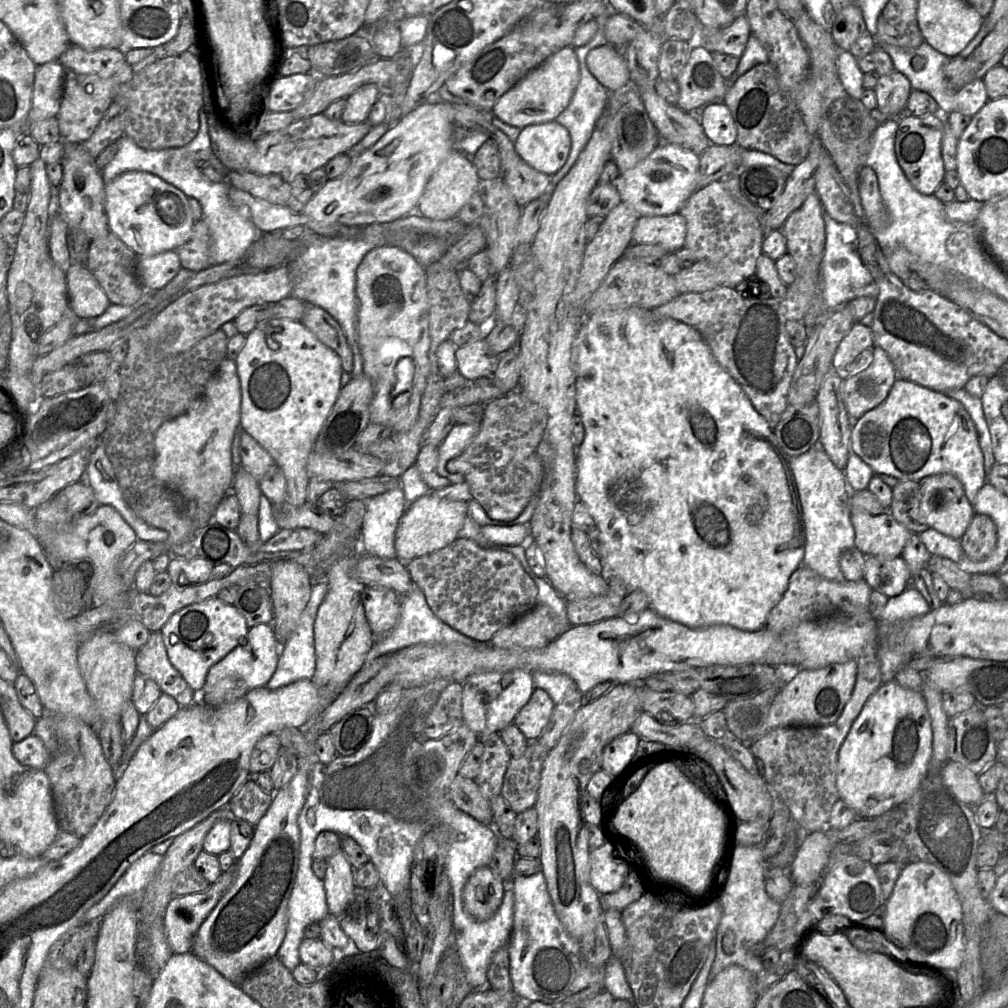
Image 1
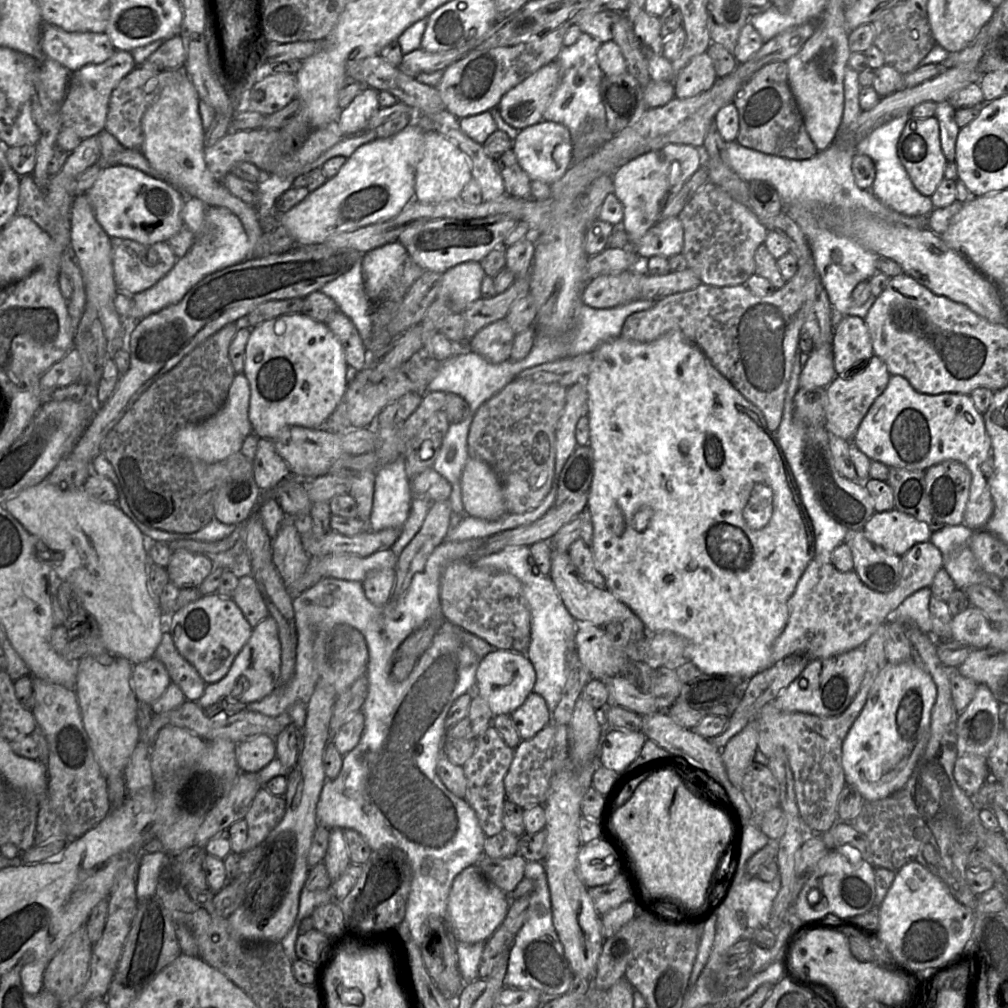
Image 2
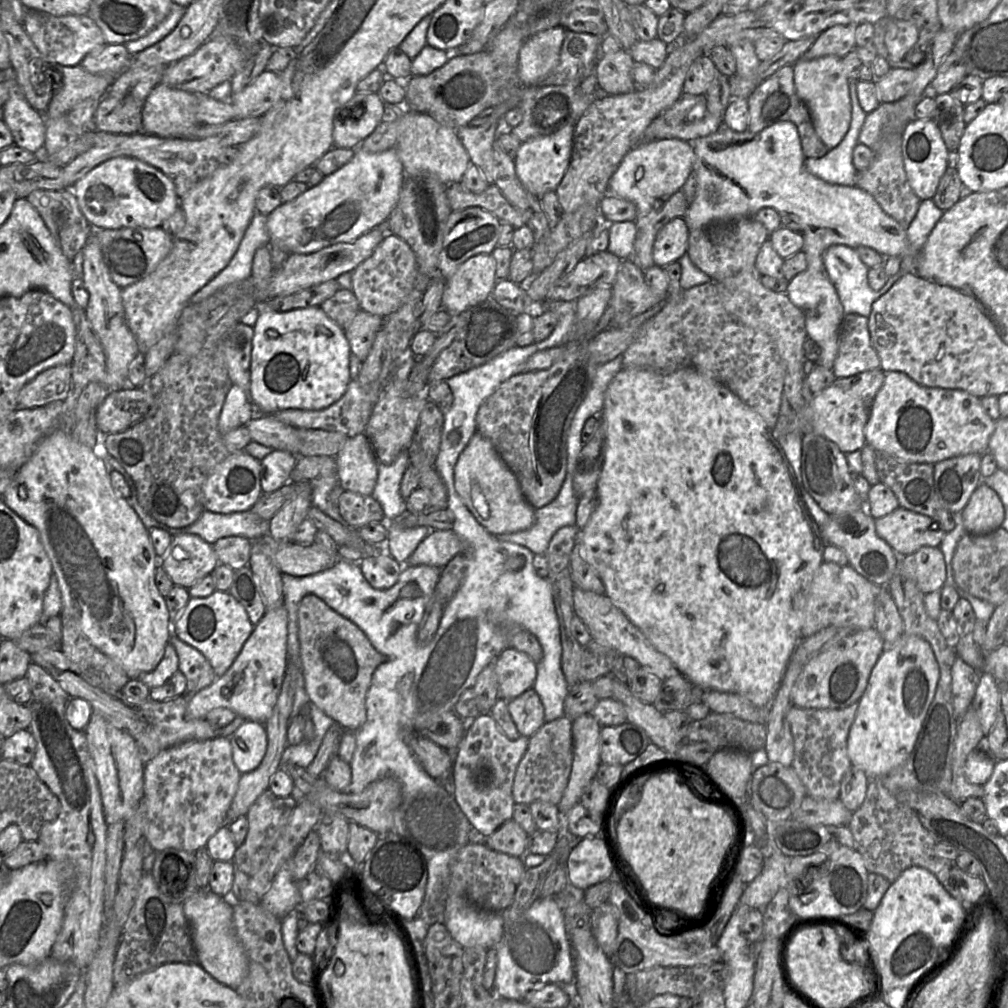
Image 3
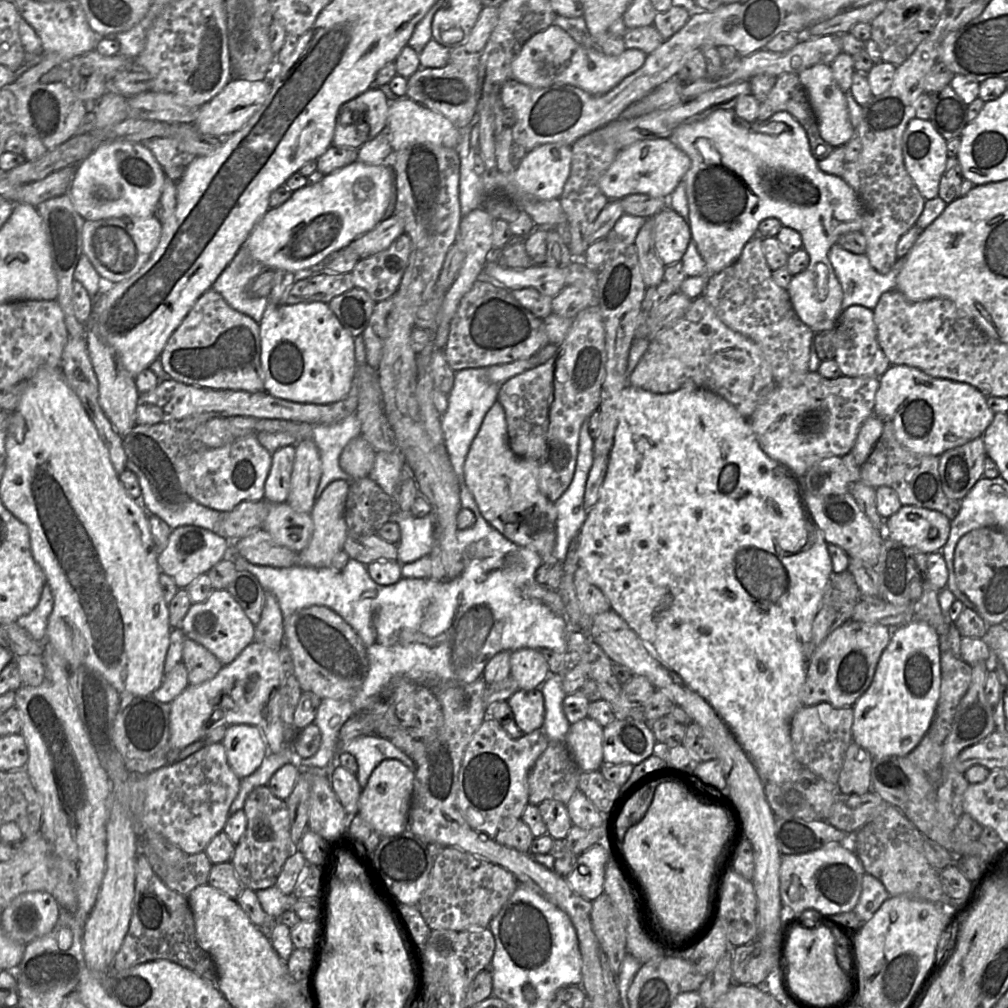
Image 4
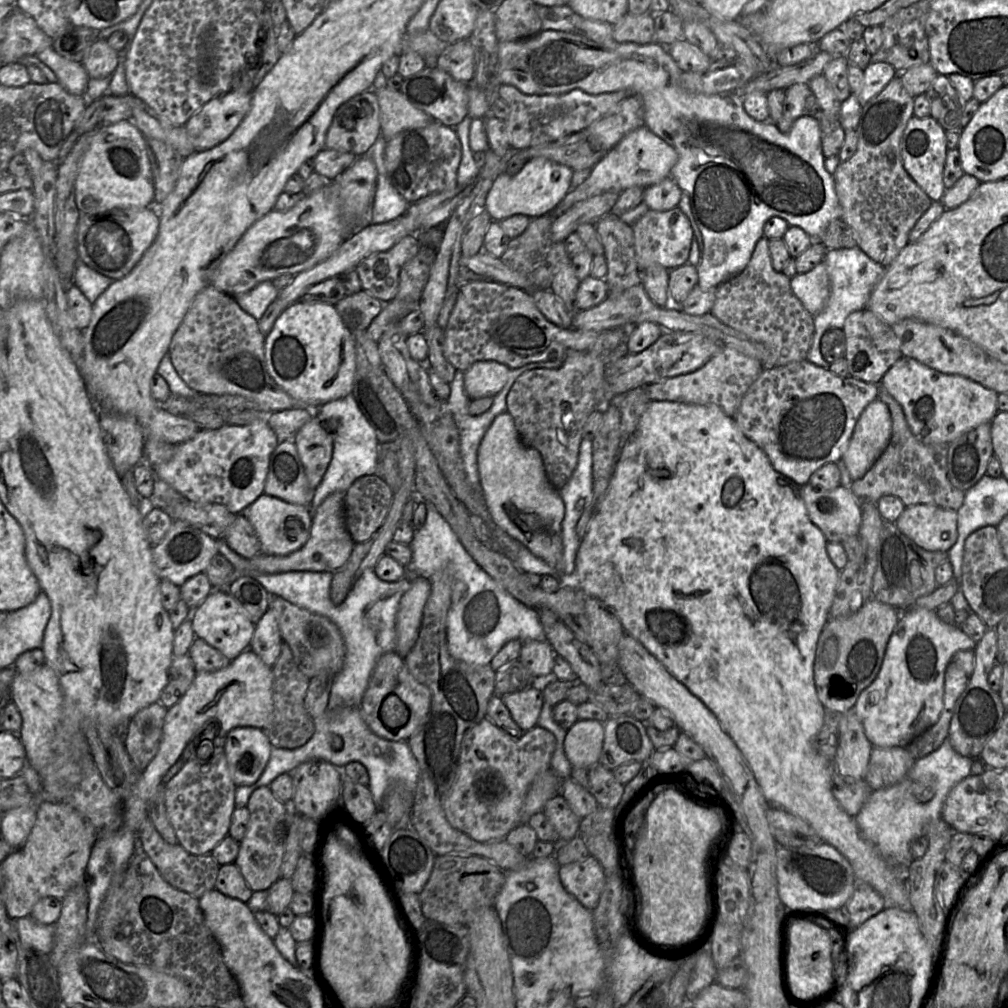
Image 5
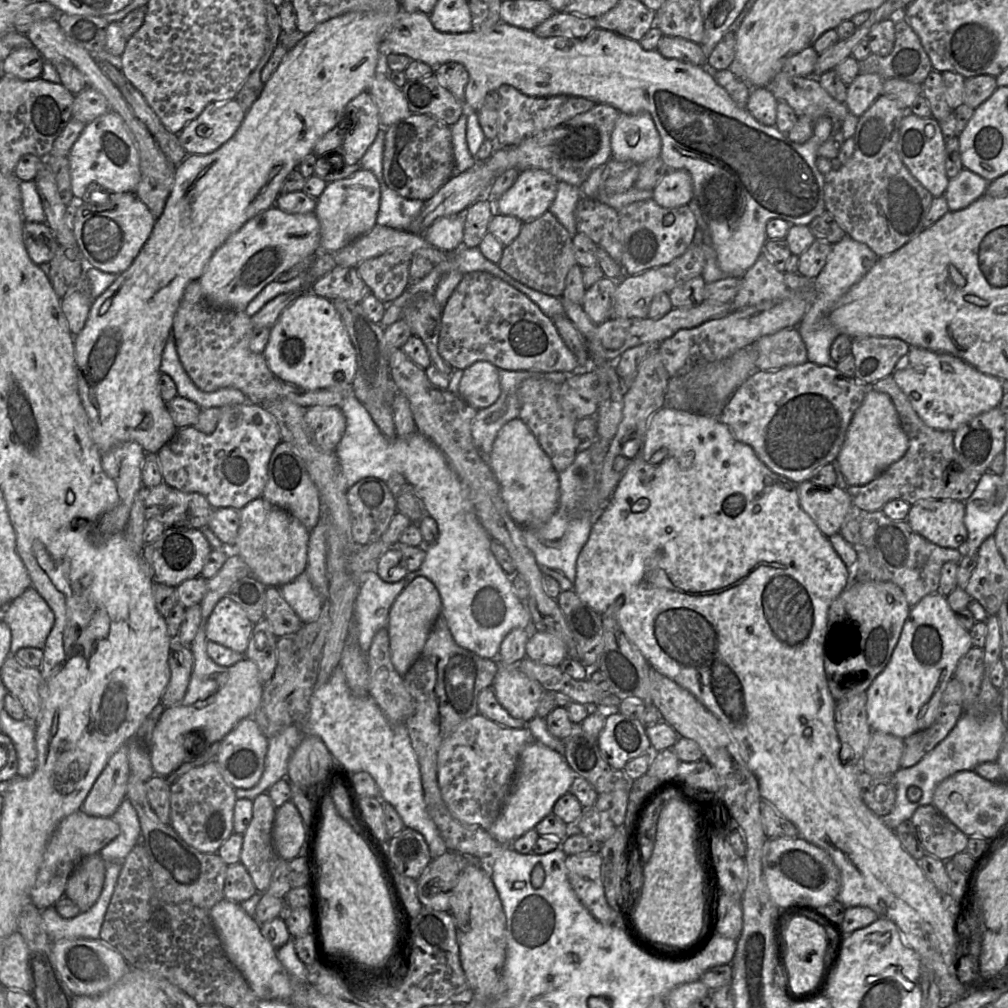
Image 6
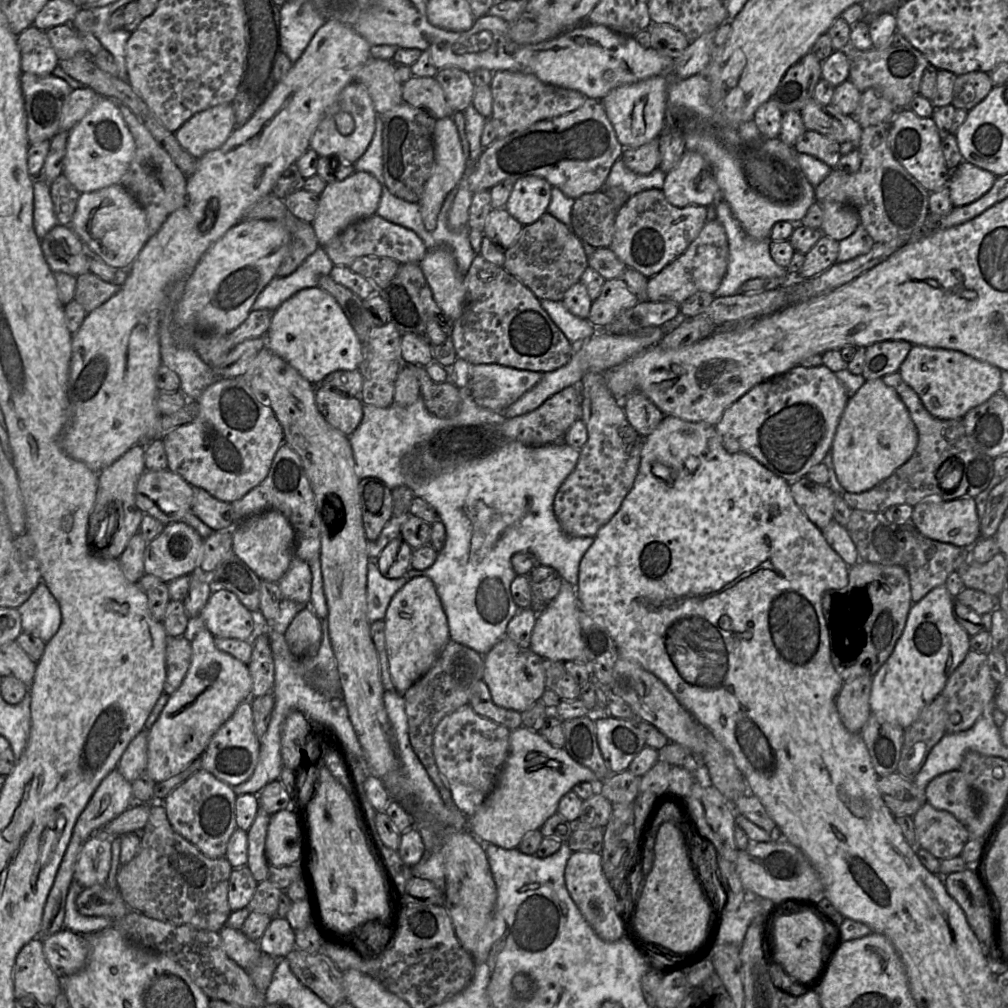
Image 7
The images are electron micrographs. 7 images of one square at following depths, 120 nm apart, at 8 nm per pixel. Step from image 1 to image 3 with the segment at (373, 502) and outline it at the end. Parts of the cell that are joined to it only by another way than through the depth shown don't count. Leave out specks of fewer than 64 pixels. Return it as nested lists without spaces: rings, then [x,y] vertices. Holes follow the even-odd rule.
[[[407,451],[401,452],[391,464],[378,463],[378,478],[372,496],[381,505],[386,523],[407,513],[407,502],[400,493],[400,485],[408,465]]]

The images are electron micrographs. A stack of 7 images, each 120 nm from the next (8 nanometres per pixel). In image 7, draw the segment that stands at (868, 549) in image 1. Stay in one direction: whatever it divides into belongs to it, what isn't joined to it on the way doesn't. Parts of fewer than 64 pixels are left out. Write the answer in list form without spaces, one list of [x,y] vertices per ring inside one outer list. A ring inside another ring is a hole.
[[[971,497],[948,501],[941,498],[924,499],[913,506],[910,522],[923,536],[957,547],[971,548],[980,538],[980,519],[975,499]]]

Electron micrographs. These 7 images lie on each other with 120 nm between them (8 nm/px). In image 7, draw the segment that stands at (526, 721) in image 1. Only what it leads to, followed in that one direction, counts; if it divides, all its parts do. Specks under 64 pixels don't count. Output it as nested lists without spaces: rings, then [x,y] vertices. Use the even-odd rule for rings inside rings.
[[[503,637],[484,655],[483,680],[497,706],[521,713],[538,702],[546,689],[546,660],[529,647],[520,647]]]

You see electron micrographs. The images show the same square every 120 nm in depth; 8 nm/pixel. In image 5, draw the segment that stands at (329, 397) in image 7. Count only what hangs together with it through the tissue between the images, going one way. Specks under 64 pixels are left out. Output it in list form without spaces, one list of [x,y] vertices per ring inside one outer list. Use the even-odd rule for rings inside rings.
[[[314,415],[295,434],[293,441],[311,488],[319,486],[332,458],[332,431]]]

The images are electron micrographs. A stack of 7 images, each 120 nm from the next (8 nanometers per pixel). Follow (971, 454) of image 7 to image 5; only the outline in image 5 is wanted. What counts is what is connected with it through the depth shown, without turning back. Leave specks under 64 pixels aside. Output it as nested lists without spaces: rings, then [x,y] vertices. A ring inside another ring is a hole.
[[[880,383],[877,384],[877,386],[878,386],[878,398],[880,400],[882,400],[888,406],[890,414],[891,414],[892,435],[891,435],[891,439],[890,439],[890,442],[888,444],[887,448],[884,450],[884,452],[881,454],[881,456],[877,459],[877,461],[874,463],[874,465],[869,469],[869,471],[862,478],[853,481],[851,484],[850,490],[854,494],[856,499],[858,500],[858,502],[860,504],[860,508],[861,508],[861,503],[867,503],[867,502],[877,503],[878,500],[884,495],[894,495],[894,496],[899,497],[902,500],[902,502],[906,505],[906,507],[912,506],[915,504],[932,504],[932,505],[936,505],[936,506],[942,507],[942,508],[958,511],[958,509],[962,506],[962,504],[964,502],[966,491],[956,488],[955,486],[953,486],[951,484],[951,482],[948,479],[948,476],[947,476],[947,456],[948,456],[949,444],[926,444],[923,441],[921,441],[920,439],[918,439],[911,432],[909,425],[907,423],[907,420],[905,418],[903,408],[899,404],[899,402],[897,400],[895,400],[895,398],[893,396],[891,396],[889,394],[889,392],[885,389],[885,387],[882,386]]]

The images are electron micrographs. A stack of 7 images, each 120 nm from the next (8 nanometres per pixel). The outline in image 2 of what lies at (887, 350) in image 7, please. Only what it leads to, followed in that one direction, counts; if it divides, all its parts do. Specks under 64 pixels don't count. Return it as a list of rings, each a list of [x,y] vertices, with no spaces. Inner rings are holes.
[[[852,315],[840,320],[834,329],[833,355],[839,376],[855,375],[864,365],[868,367],[874,350],[865,320]]]

